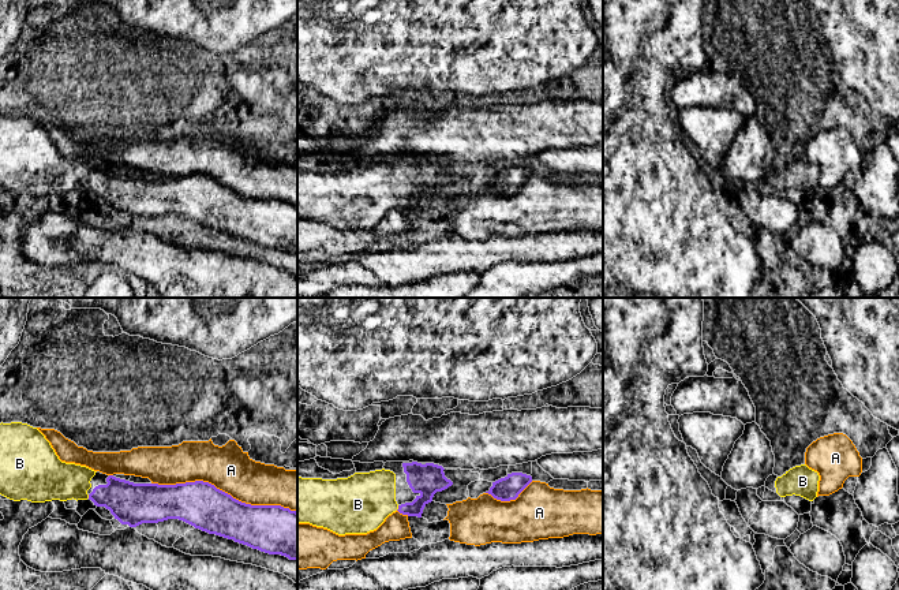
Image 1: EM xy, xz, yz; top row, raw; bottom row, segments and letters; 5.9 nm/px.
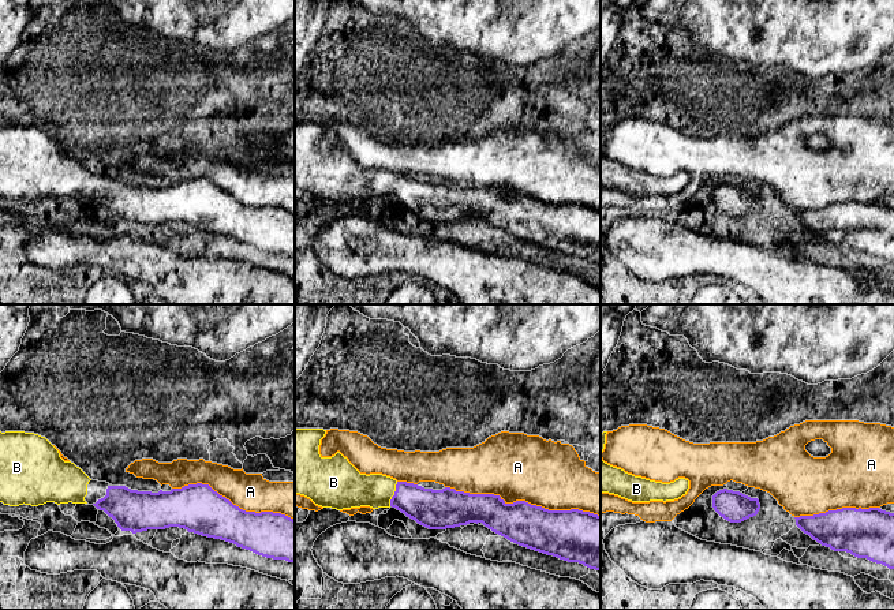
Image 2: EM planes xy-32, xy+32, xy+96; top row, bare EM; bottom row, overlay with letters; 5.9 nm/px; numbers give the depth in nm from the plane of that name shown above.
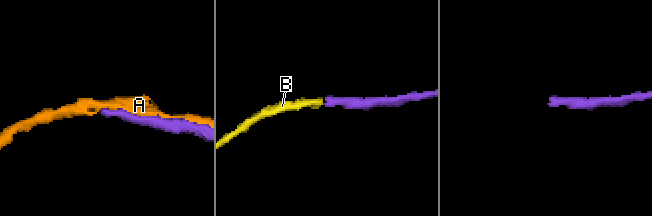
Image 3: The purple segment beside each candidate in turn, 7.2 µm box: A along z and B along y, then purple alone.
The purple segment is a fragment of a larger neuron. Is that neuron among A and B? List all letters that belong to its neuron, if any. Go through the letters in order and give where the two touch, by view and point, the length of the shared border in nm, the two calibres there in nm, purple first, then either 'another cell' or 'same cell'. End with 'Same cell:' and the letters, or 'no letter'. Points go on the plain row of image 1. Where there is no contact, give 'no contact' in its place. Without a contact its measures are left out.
A: xy (224, 186) | 850 nm | 280/260 nm | another cell
B: xz (399, 202) | 40 nm | 180/340 nm | same cell
Same cell: B

